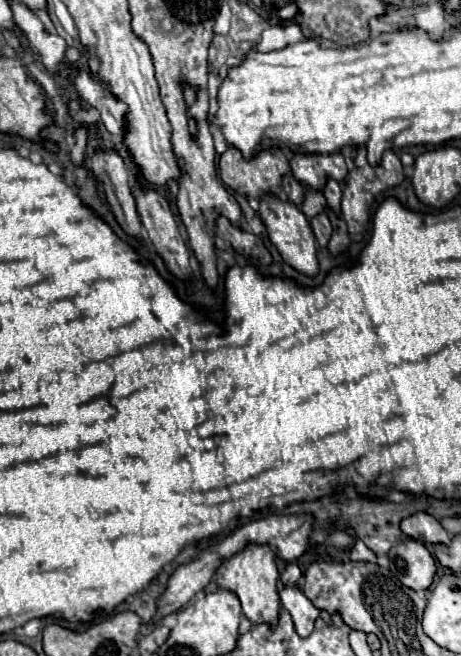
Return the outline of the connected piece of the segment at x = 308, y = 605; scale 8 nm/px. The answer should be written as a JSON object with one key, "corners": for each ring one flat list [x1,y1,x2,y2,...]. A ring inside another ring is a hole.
{"corners":[[293,585,281,591,281,603,291,613,295,629,301,637,307,637,313,631,313,623,319,617,319,609,305,597,305,593]]}

